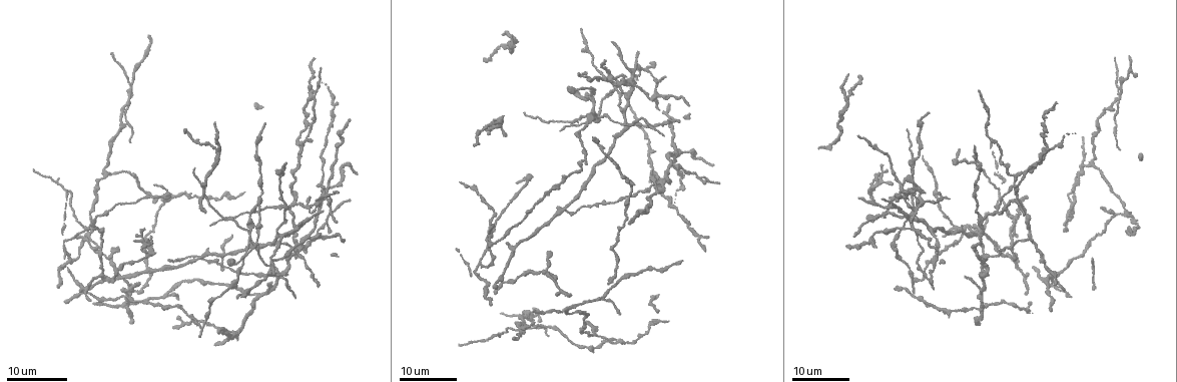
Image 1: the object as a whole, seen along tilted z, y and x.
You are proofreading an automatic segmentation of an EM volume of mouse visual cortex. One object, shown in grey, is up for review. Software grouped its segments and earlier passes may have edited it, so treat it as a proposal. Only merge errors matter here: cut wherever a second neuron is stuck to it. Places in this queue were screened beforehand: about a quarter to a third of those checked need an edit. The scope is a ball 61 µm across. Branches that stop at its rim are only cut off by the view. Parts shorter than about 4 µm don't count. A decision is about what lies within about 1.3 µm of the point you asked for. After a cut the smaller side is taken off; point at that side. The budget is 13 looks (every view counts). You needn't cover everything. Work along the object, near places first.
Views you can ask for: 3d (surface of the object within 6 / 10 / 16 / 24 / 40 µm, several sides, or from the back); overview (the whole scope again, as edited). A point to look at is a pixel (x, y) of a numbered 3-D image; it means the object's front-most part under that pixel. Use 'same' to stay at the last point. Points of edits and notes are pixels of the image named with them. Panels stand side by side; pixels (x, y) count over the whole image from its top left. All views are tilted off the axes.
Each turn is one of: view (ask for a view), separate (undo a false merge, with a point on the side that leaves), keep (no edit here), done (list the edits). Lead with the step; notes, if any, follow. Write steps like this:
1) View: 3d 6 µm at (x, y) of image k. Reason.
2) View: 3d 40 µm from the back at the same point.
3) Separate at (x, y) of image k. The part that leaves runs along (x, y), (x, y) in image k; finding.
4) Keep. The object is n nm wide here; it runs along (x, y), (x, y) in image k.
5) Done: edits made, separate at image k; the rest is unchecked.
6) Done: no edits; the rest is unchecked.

View: 3d 16 µm at (929, 227) of image 1. Four or more arms meet.

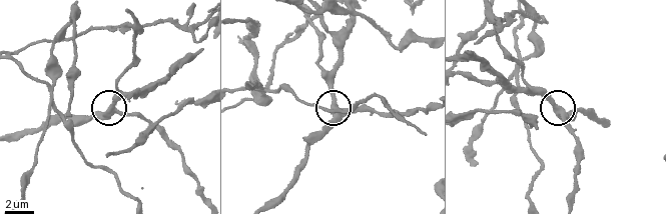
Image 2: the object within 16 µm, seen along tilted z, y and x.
View: 3d 6 µm at (563, 110) of image 2.

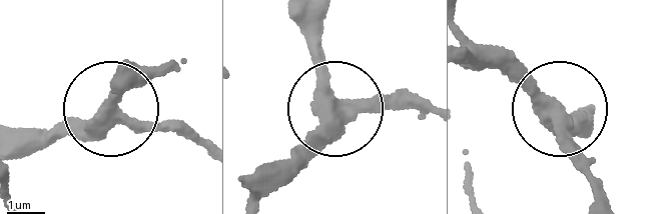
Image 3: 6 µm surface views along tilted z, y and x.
Keep. It runs along (256, 204), (300, 171), (344, 110), (431, 109) in image 3; continuous, no second neuron.

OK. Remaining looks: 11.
View: 3d 16 µm at (671, 161) of image 1. Branch point.

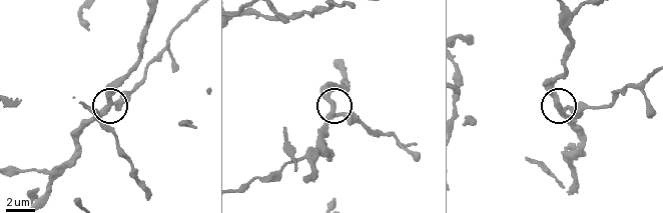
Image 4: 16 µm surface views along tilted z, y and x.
View: 3d 10 µm at (107, 106) of image 4.

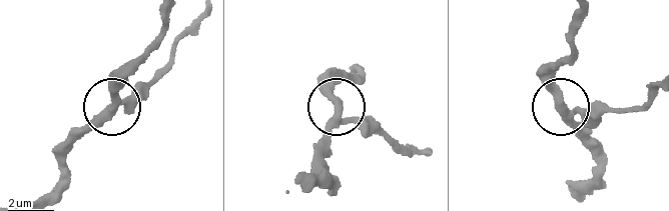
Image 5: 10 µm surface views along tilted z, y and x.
Separate at (130, 102) of image 5. The object is 320 nm wide here; the part that leaves runs along (571, 118), (626, 111), (655, 92) in image 5; two neurons meet here.

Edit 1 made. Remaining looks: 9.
View: 3d 24 µm at (498, 122) of image 1. Three arms meet.

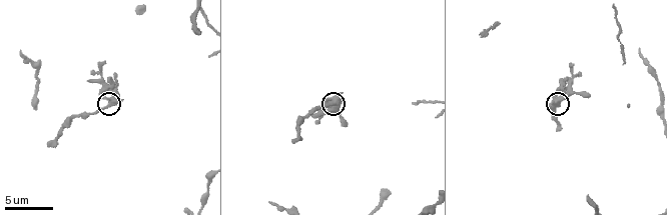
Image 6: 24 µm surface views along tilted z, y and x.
View: 3d 10 µm at (333, 102) of image 6.

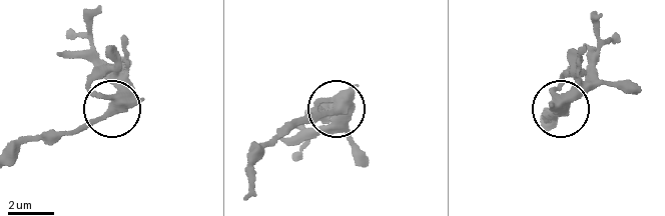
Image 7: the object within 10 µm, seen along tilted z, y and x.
Separate at (104, 69) of image 7. 3 arms meet here; the part that leaves runs along (123, 97), (94, 49), (93, 15) in image 7; a second neuron is stuck on.

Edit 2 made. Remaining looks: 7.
View: 3d 16 µm at (129, 294) of image 1. Arms part here.

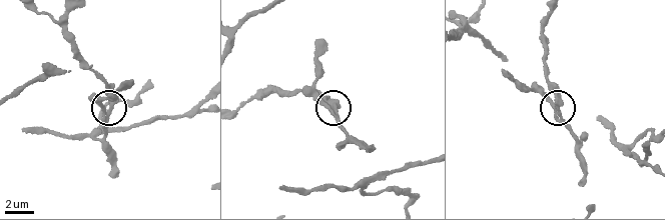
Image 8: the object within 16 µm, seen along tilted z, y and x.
View: 3d 6 µm at (109, 106) of image 8.

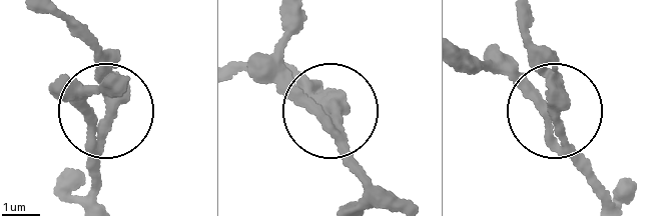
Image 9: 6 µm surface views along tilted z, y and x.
Keep. The object is 310 nm wide here; all the same neuron.

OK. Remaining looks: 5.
View: 3d 24 µm at (950, 245) of image 1. Arms run side by side.

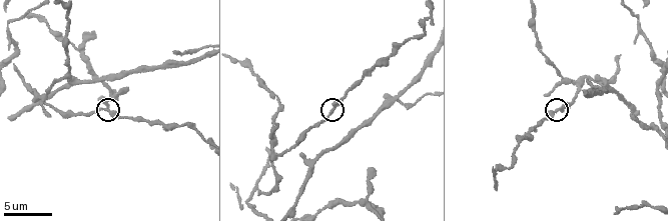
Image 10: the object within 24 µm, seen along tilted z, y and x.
View: 3d 10 µm at (332, 110) of image 10.

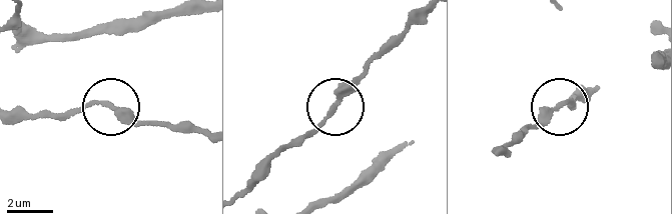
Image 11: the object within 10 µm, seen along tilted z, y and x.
Keep. It runs along (418, 13), (351, 94), (299, 143) in image 11; continuous, no second neuron.

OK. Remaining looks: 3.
View: 3d 24 µm at (104, 173) of image 1. Three arms meet.

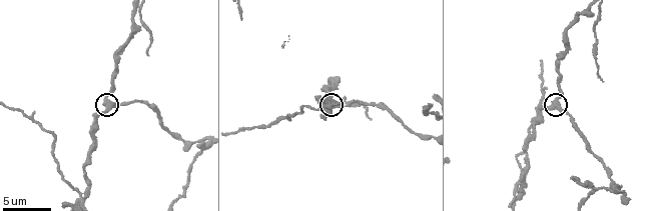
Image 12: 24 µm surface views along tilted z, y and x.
View: 3d 10 µm at (105, 103) of image 12.

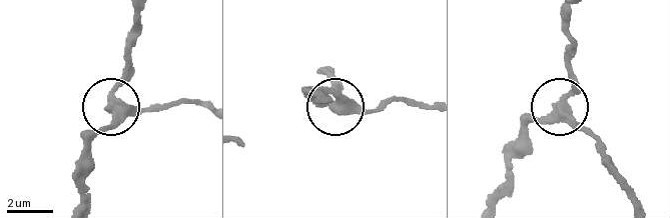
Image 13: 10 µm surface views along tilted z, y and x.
Keep. The side arm is 27 µm long; it runs along (619, 182), (597, 141), (561, 107), (572, 86), (571, 49) in image 13; one neuron here.

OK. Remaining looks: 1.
Done: edits made, separate at image 5, separate at image 7; the rest is unchecked.

